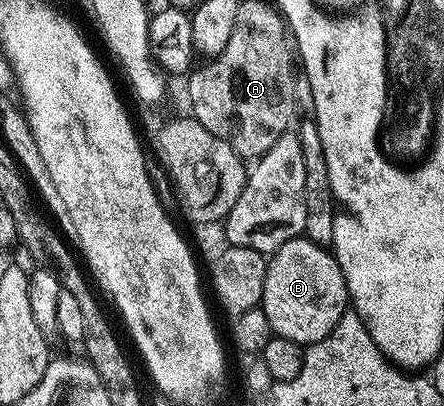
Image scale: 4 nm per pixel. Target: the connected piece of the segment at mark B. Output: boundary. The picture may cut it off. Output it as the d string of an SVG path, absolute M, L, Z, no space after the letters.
M306 236L294 237L292 241L276 249L270 254L265 275L265 287L261 300L261 308L270 332L276 337L284 337L296 341L304 347L314 345L316 341L325 339L333 331L333 327L349 309L347 284L343 278L341 267L335 262L334 256L324 246L314 245Z

